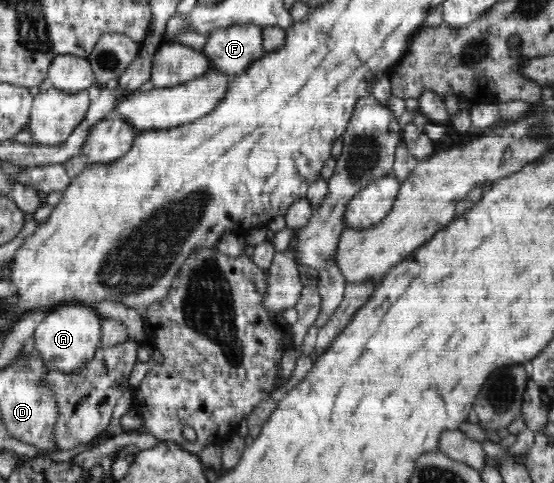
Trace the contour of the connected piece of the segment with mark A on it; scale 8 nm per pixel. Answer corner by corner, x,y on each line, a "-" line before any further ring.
60,305
52,310
35,328
34,351
44,366
61,373
73,373
84,368
101,345
102,317
93,308
84,305

